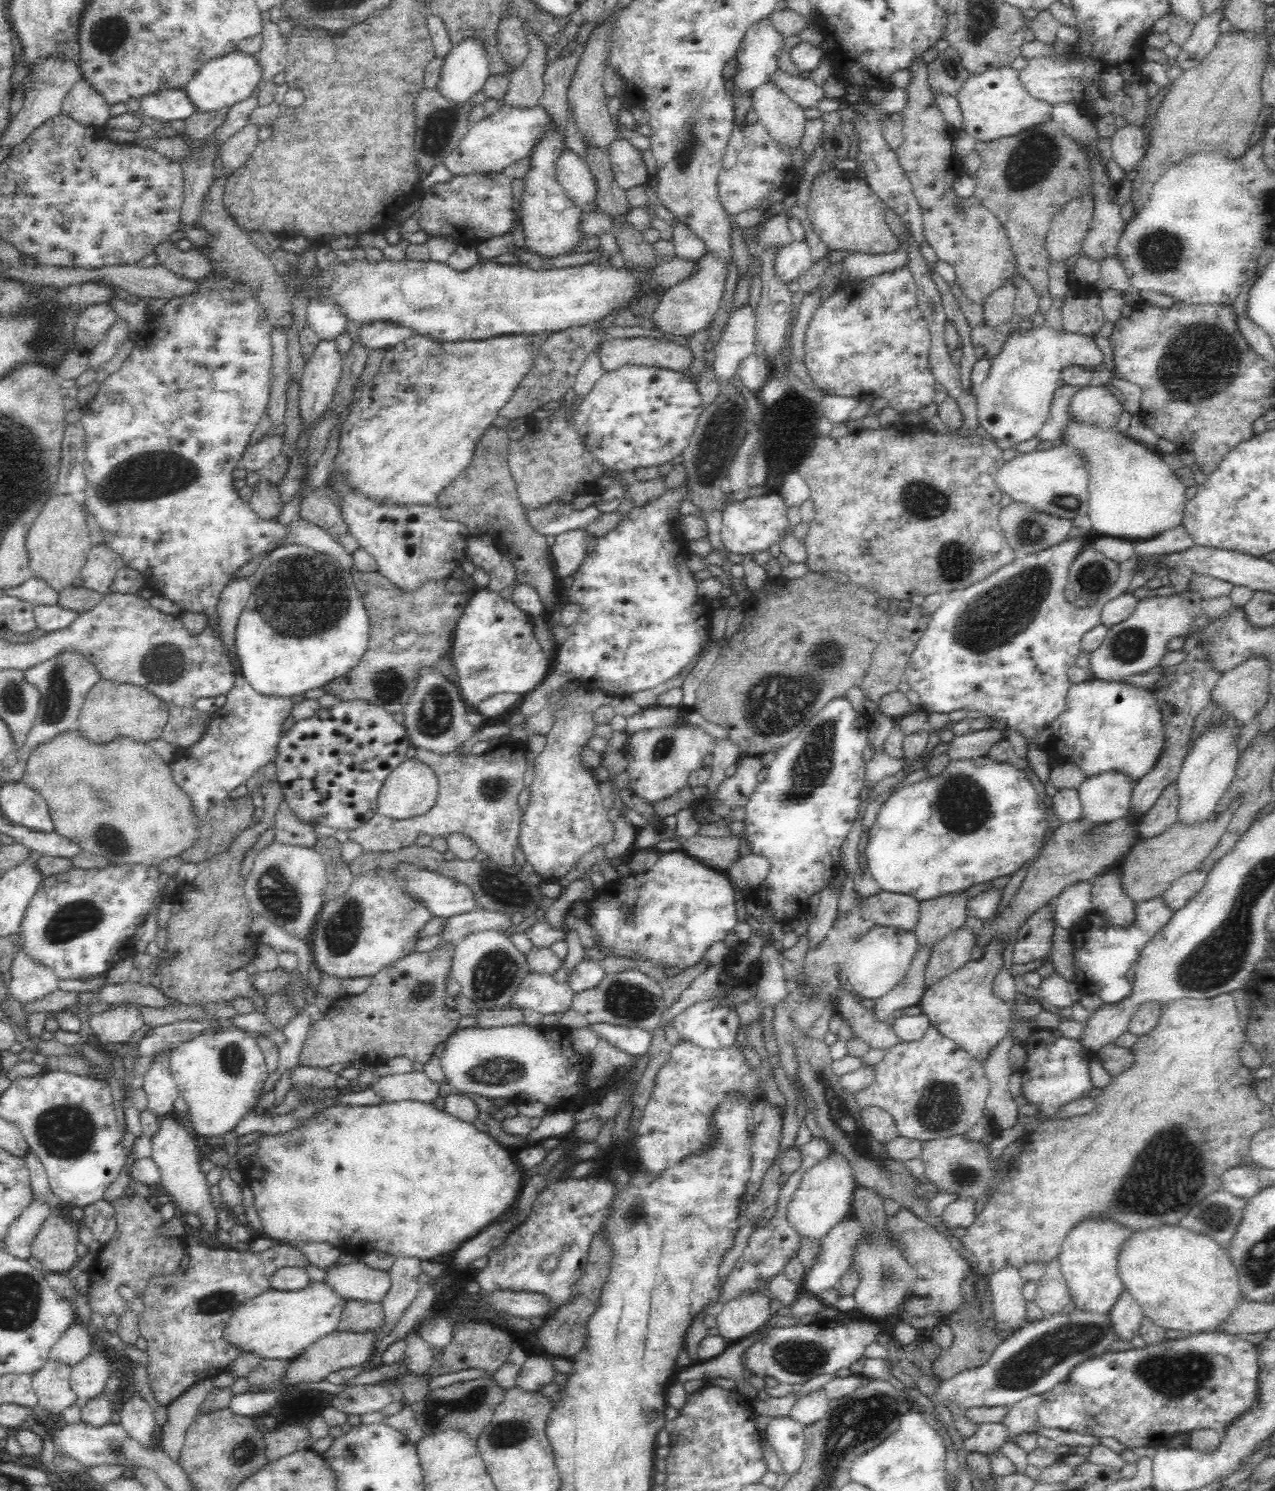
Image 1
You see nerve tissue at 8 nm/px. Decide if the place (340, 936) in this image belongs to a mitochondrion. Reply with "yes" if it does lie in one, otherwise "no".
yes

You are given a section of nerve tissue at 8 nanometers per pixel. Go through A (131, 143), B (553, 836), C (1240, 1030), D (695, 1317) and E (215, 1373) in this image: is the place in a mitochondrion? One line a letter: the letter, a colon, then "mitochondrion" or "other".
A: other
B: other
C: other
D: other
E: other

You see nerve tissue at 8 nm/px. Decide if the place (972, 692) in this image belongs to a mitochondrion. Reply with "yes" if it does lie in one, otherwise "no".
no

